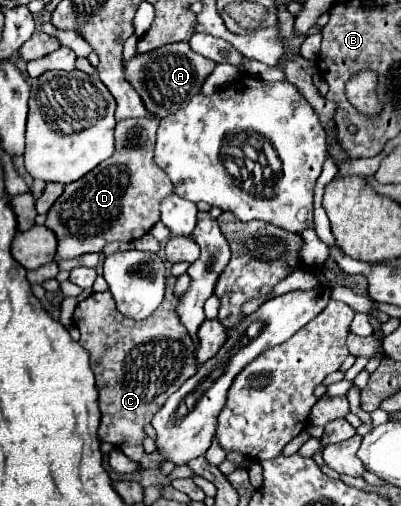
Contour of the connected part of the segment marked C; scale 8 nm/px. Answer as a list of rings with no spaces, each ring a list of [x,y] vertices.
[[[167,277],[163,303],[143,321],[123,317],[109,291],[91,293],[75,307],[73,323],[81,331],[79,343],[89,351],[91,369],[97,379],[101,409],[99,439],[113,443],[115,447],[145,439],[145,425],[151,423],[167,397],[197,373],[199,363],[195,357],[195,343],[177,317],[181,297],[173,291],[175,281],[177,277]]]

